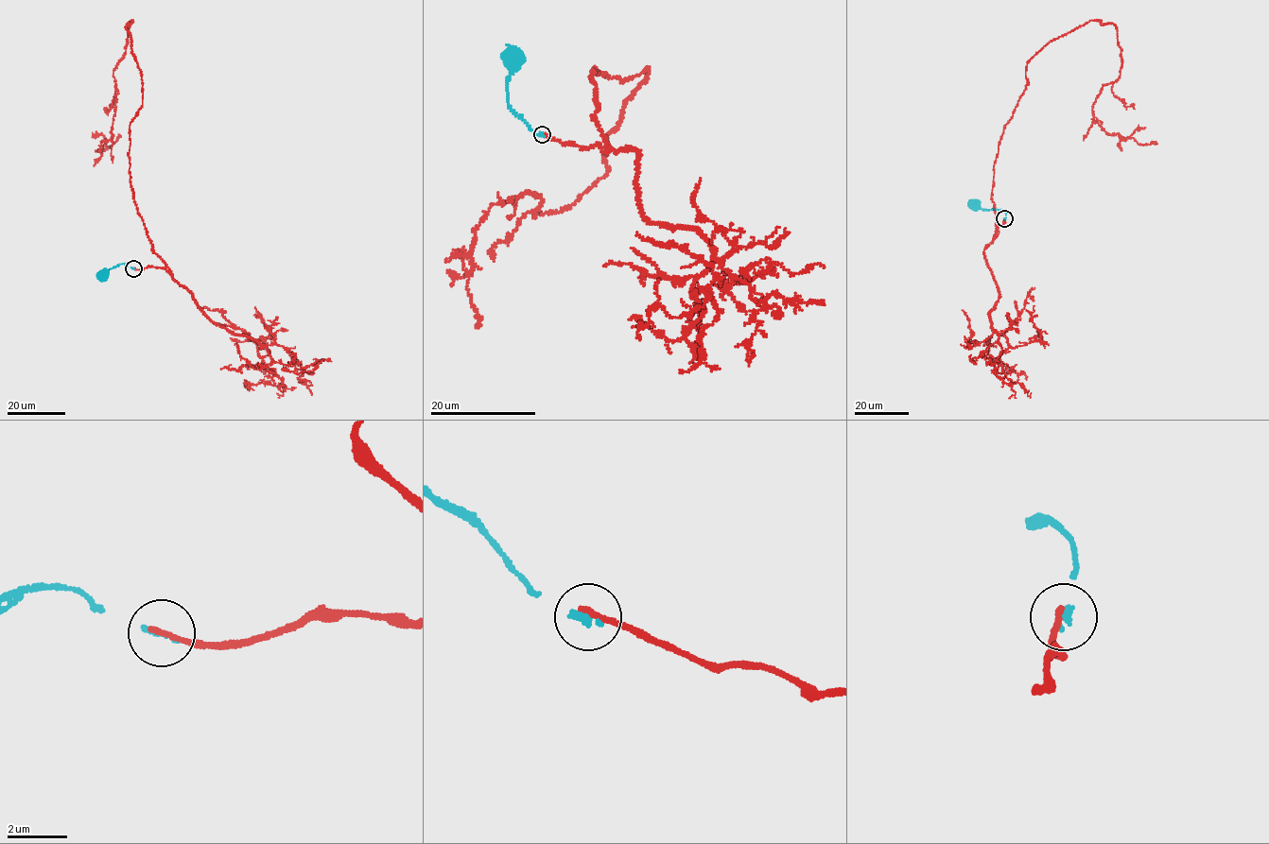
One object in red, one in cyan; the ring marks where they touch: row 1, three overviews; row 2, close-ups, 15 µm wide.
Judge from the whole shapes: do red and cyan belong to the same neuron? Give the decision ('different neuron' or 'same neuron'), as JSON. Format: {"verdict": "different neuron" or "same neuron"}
{"verdict": "different neuron"}

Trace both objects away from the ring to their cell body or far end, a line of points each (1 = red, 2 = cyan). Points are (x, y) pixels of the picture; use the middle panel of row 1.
1: (541, 133), (605, 151), (593, 70), (648, 67), (567, 209), (489, 208), (460, 254), (478, 328)
2: (541, 134), (528, 125), (507, 103), (512, 57)

